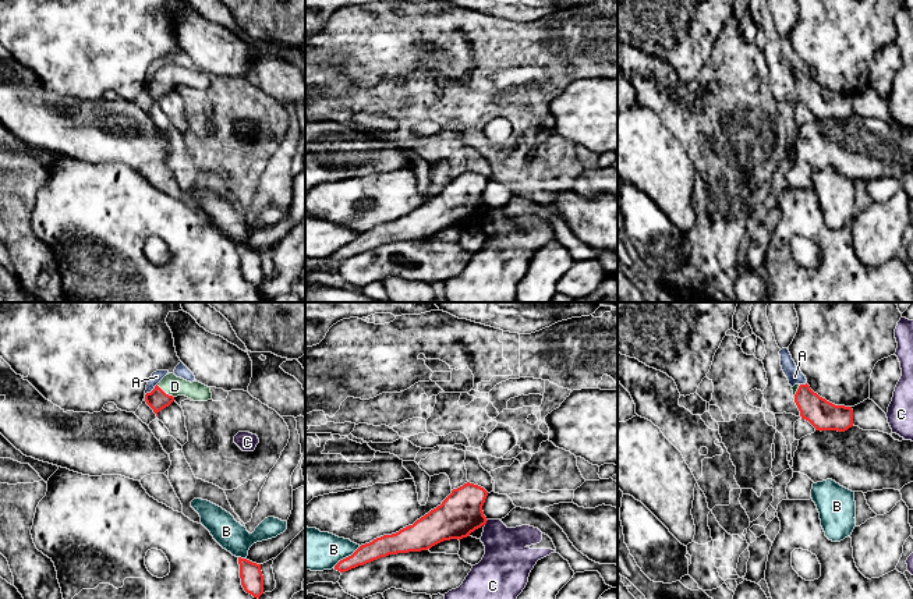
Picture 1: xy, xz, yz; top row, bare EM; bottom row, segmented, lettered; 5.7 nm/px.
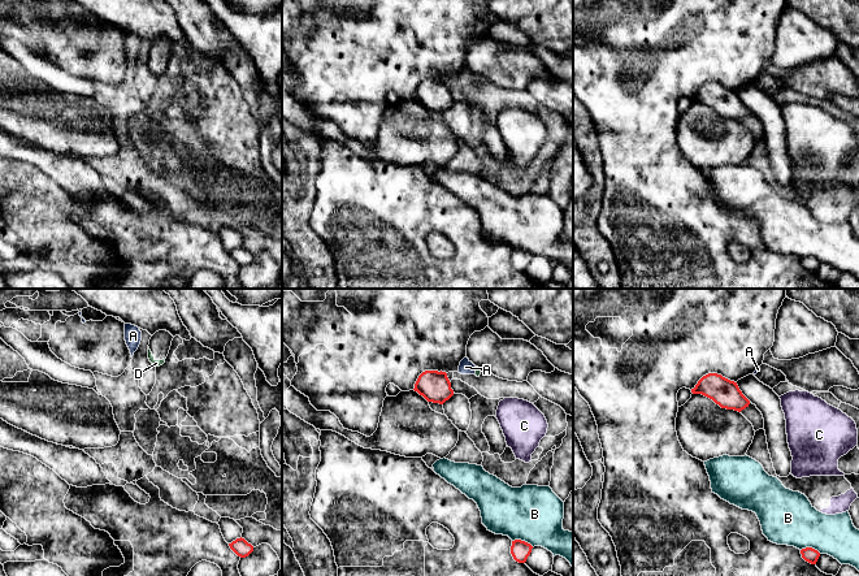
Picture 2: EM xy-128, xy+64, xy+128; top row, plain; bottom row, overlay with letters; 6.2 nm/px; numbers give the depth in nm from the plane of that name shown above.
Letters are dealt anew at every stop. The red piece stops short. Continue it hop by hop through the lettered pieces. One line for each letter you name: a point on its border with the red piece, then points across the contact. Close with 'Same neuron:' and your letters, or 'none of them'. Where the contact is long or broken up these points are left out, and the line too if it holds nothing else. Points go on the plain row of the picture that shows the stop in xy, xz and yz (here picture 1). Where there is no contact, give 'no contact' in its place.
D: meets red in xy at (163, 80); runs through xy (158, 88), (163, 80), (174, 74)
Same neuron: D

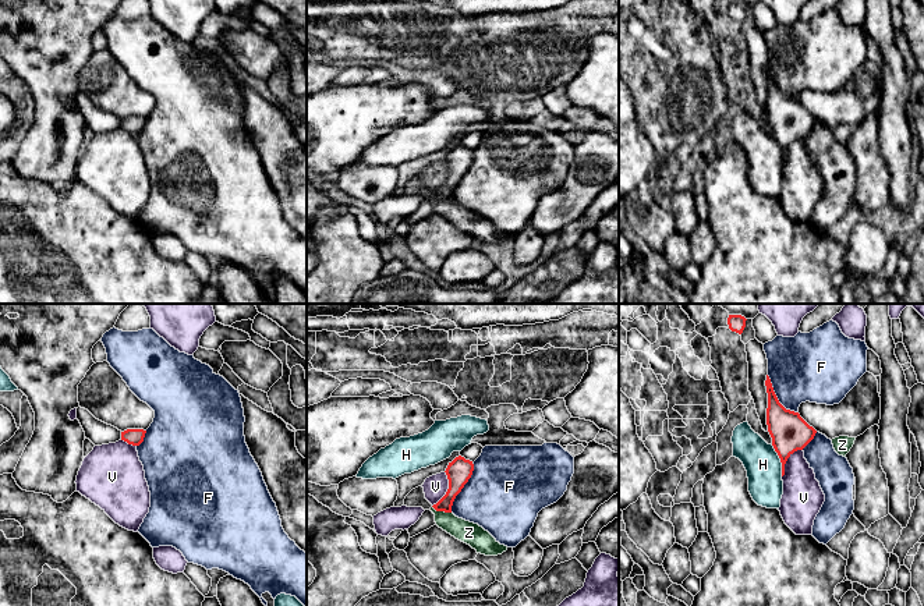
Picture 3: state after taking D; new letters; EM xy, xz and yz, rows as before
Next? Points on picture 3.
Same neuron: none of them

